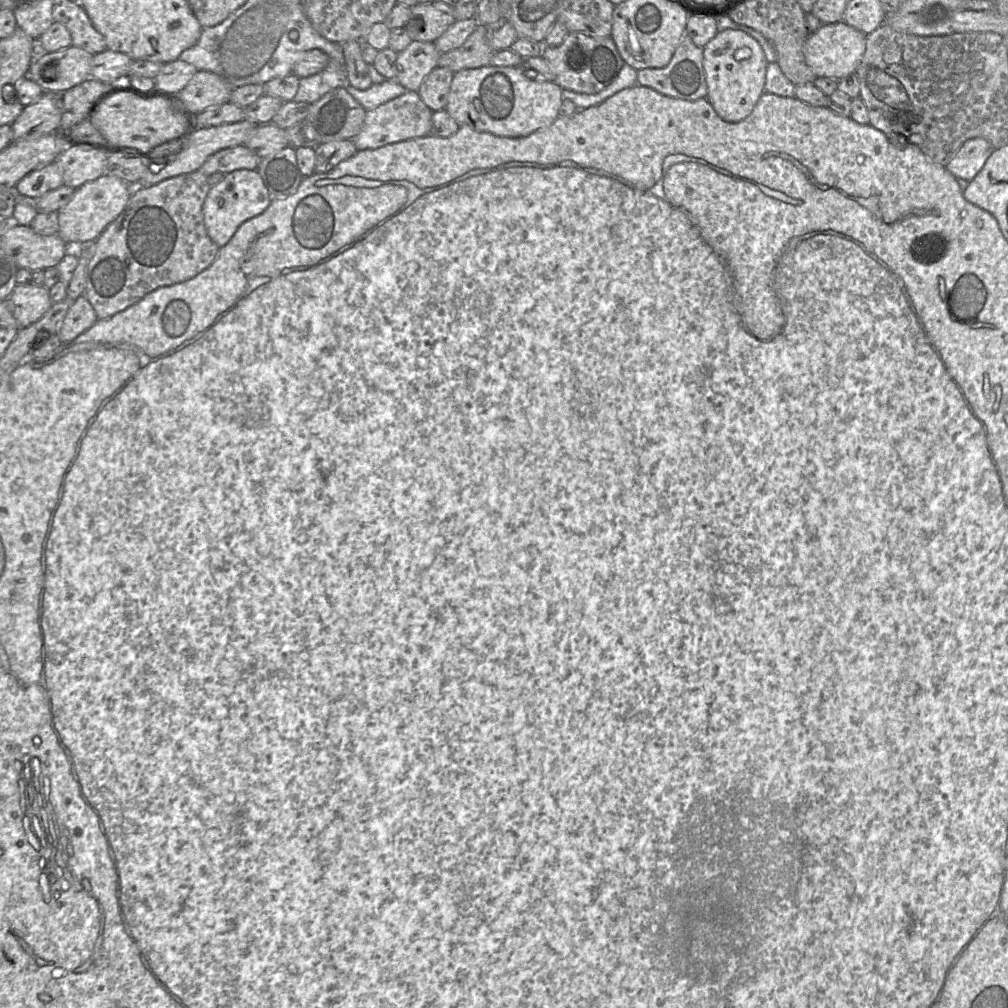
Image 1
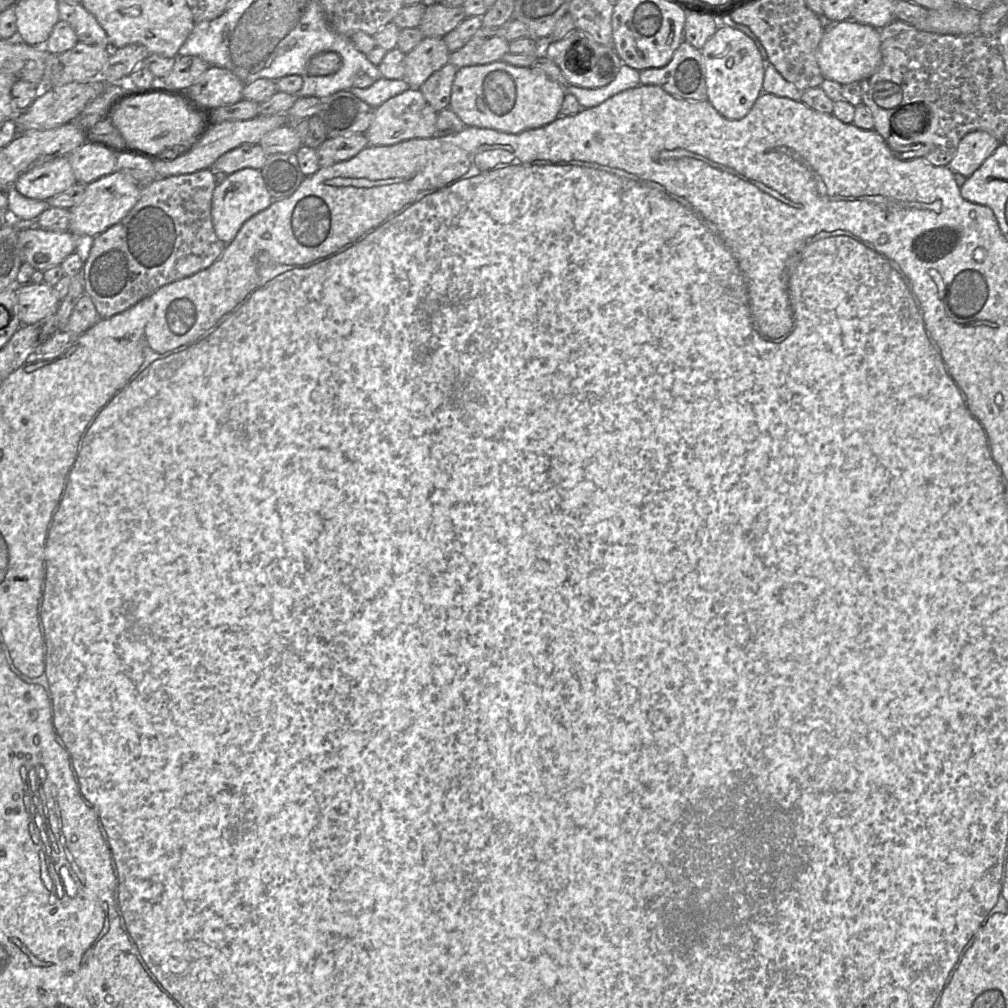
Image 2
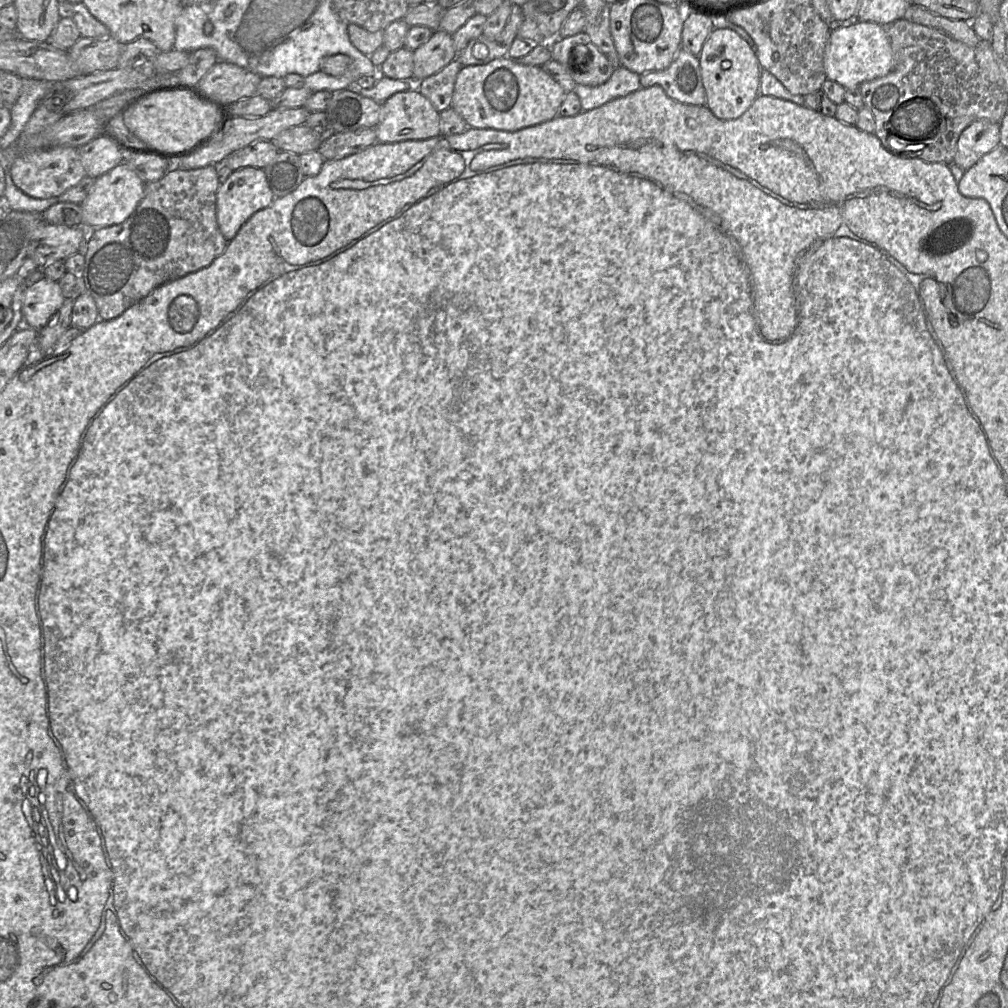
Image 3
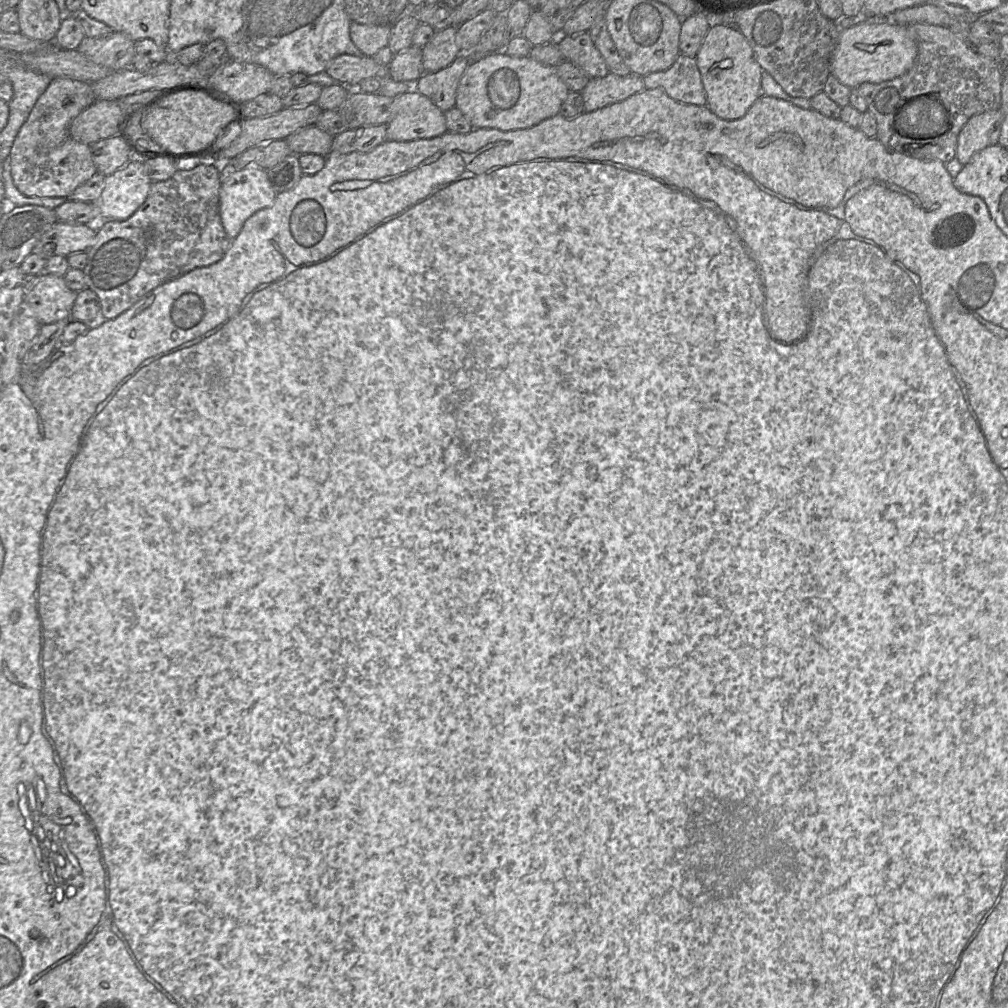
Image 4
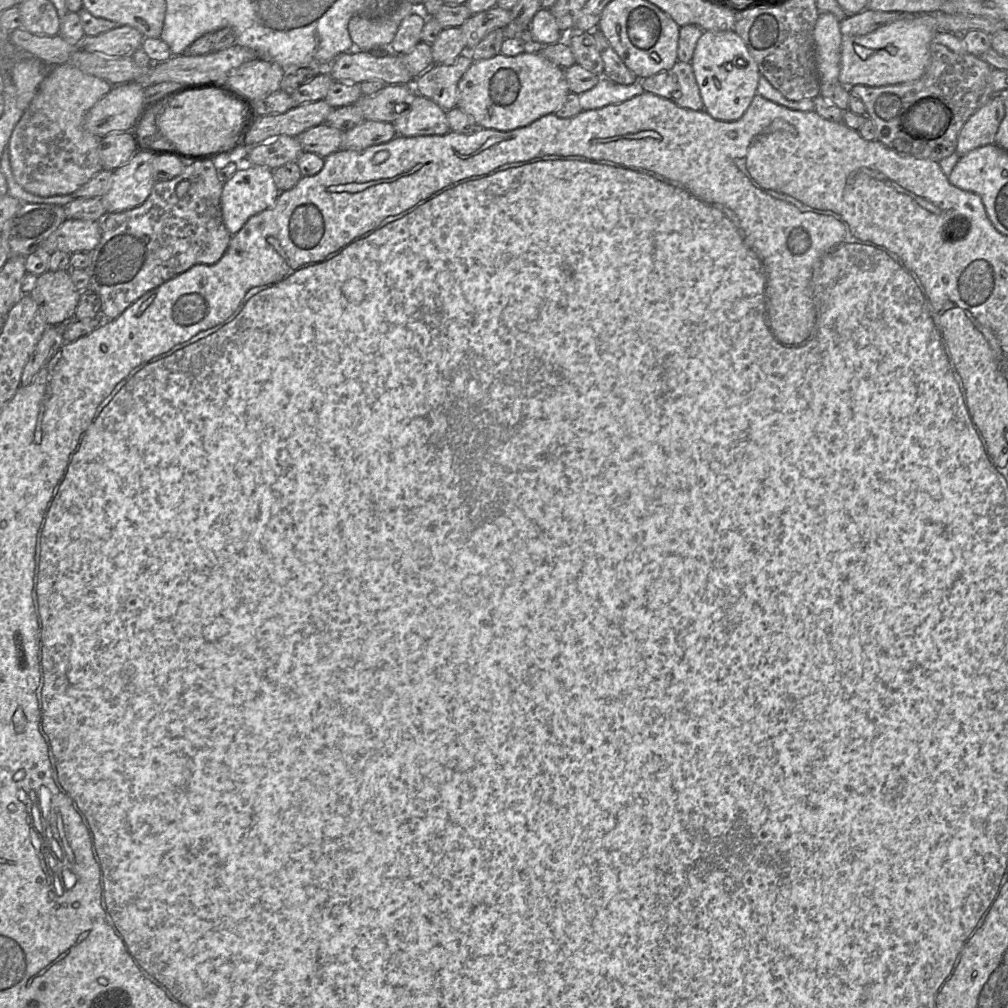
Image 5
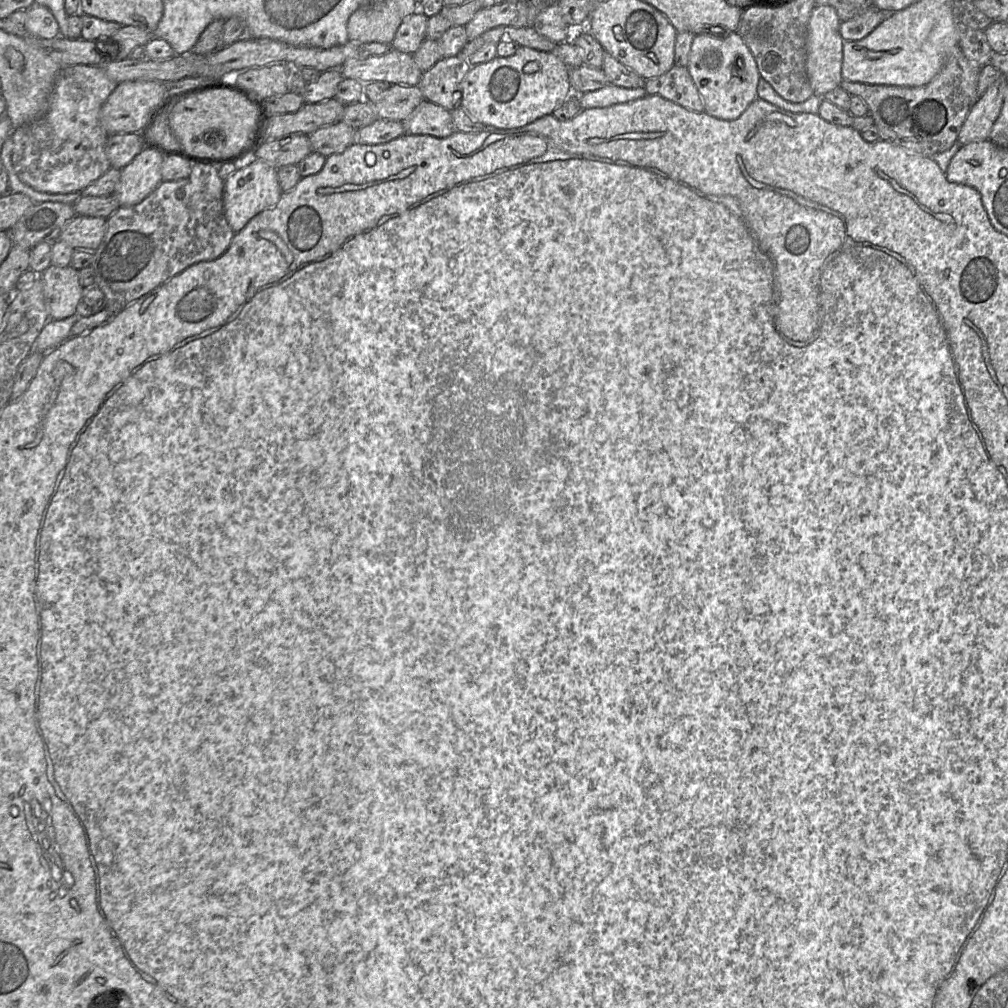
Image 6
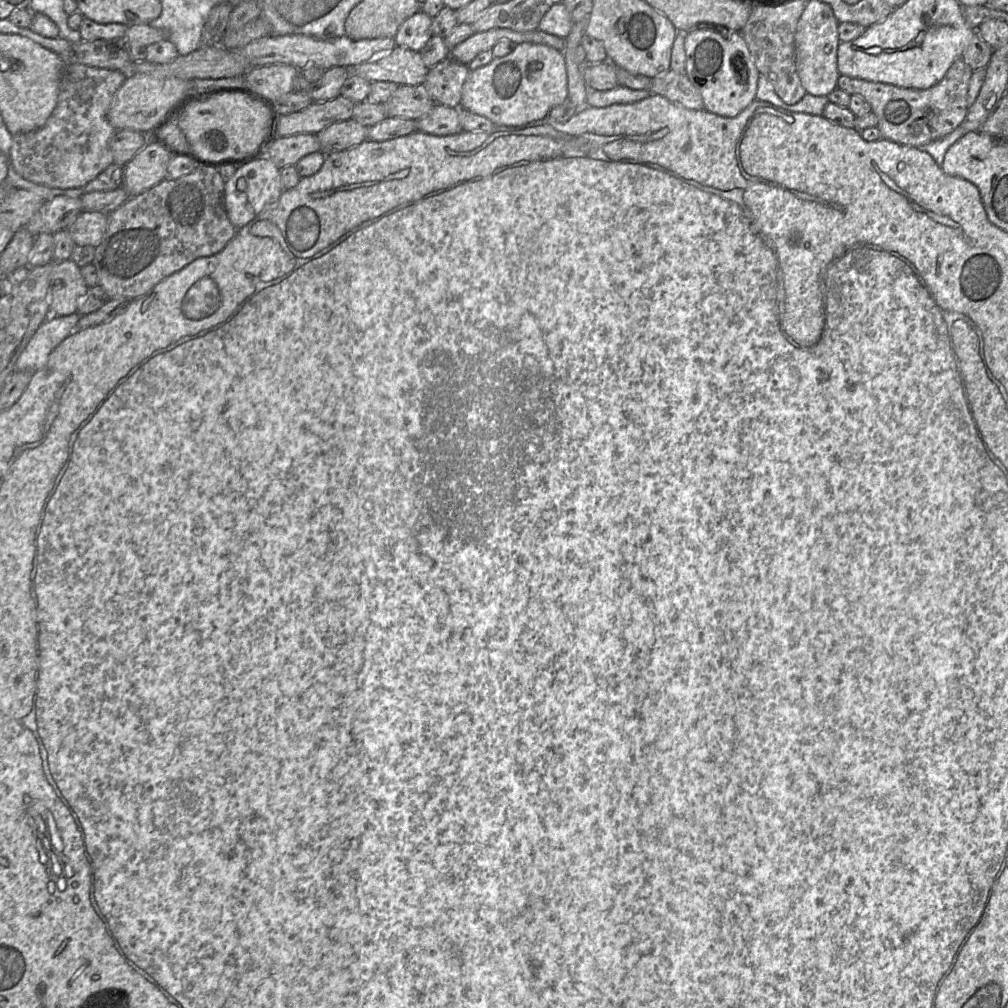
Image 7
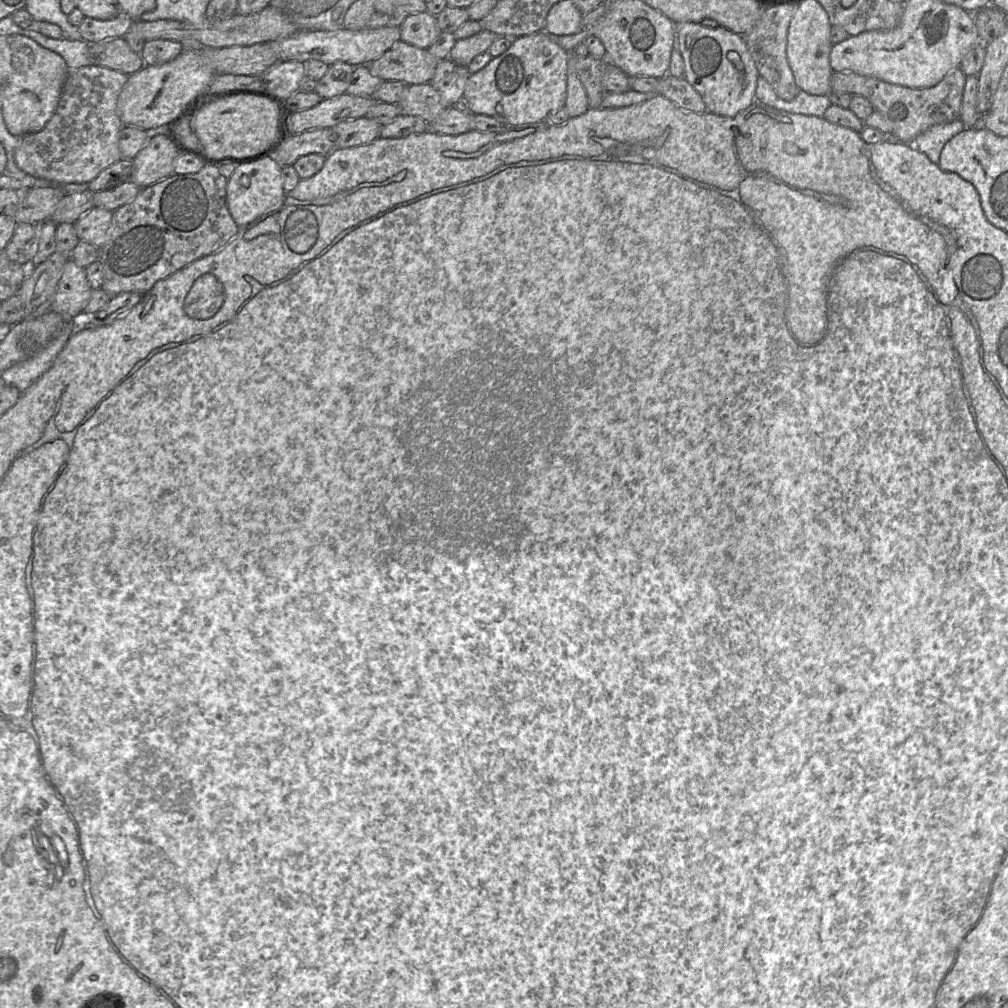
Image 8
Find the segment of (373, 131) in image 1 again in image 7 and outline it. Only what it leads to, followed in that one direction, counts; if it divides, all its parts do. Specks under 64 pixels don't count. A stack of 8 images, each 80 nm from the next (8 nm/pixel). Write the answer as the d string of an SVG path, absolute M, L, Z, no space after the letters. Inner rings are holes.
M435 104L428 114L417 120L417 131L431 135L453 135L462 130L458 110L442 104Z

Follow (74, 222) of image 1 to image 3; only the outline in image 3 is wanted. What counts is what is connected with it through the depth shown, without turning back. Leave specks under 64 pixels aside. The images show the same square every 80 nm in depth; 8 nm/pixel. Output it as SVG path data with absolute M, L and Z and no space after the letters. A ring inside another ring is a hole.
M123 162L95 180L87 198L80 204L82 226L86 230L118 225L127 220L144 197L146 184L134 169Z

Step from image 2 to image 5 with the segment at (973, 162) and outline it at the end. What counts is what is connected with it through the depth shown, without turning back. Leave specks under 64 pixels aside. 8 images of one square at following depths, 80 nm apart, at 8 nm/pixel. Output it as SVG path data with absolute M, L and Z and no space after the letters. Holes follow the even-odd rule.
M999 94L972 114L959 132L956 151L962 157L970 151L995 143L995 135L1005 115L1005 108Z

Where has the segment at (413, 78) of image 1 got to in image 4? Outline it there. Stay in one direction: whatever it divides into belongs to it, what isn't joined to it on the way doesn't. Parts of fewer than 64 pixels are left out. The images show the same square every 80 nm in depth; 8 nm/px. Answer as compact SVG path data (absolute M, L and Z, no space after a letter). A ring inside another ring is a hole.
M457 26L437 31L433 39L422 48L424 72L437 72L446 68L461 54L456 44Z

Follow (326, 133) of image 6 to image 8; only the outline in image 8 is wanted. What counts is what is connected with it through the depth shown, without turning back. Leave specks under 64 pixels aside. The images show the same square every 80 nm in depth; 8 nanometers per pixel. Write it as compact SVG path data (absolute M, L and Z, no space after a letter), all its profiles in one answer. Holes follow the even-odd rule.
M361 117L349 121L344 121L333 128L323 128L323 129L332 129L335 134L335 149L339 148L349 148L357 147L360 145L369 144L375 139L380 137L381 128L383 125L380 125L376 121L369 119L367 117Z

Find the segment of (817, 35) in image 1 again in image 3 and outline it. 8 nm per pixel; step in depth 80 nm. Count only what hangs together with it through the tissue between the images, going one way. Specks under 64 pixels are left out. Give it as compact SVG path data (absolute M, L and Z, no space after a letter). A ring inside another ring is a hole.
M858 20L849 26L832 26L824 52L827 79L839 83L845 89L857 88L863 82L886 76L893 68L894 57L886 27Z

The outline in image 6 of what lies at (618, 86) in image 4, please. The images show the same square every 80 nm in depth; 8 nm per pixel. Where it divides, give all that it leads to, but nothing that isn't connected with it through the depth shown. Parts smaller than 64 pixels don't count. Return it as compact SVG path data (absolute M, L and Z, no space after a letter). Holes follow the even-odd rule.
M609 83L601 89L579 94L579 101L583 109L604 108L634 101L643 98L645 95L647 95L647 92L643 86L624 88Z

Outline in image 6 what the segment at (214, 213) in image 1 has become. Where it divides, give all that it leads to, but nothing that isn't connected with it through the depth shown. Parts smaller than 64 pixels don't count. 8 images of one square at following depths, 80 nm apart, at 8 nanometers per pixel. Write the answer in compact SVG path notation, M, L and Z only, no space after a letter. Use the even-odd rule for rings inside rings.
M255 158L239 164L236 172L224 183L224 213L233 231L241 231L254 216L275 206L281 193L276 168Z

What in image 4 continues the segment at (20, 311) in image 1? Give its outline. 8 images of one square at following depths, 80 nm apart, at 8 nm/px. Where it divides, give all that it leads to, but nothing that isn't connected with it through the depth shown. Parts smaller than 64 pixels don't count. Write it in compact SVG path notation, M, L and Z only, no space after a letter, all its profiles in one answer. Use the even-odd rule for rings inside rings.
M43 272L34 288L25 294L25 307L41 325L52 324L61 319L70 319L76 293L66 285L63 276Z

